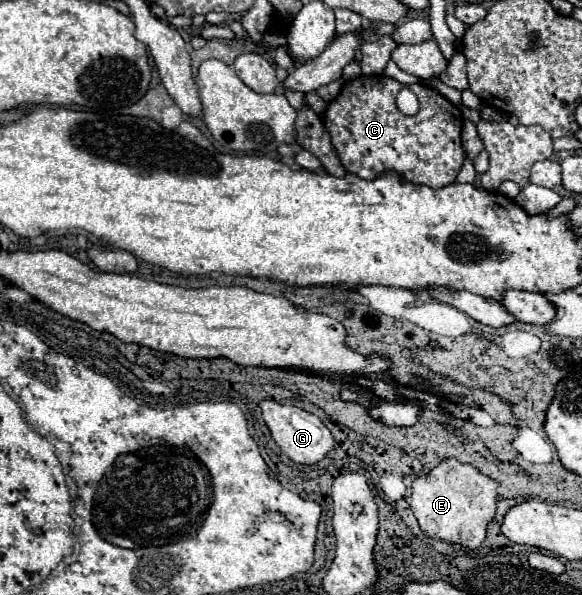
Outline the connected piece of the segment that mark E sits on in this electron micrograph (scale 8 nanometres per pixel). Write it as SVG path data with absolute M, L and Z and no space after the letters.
M442 459L430 473L412 483L410 509L428 537L476 549L486 537L486 525L496 513L496 481L458 459Z

